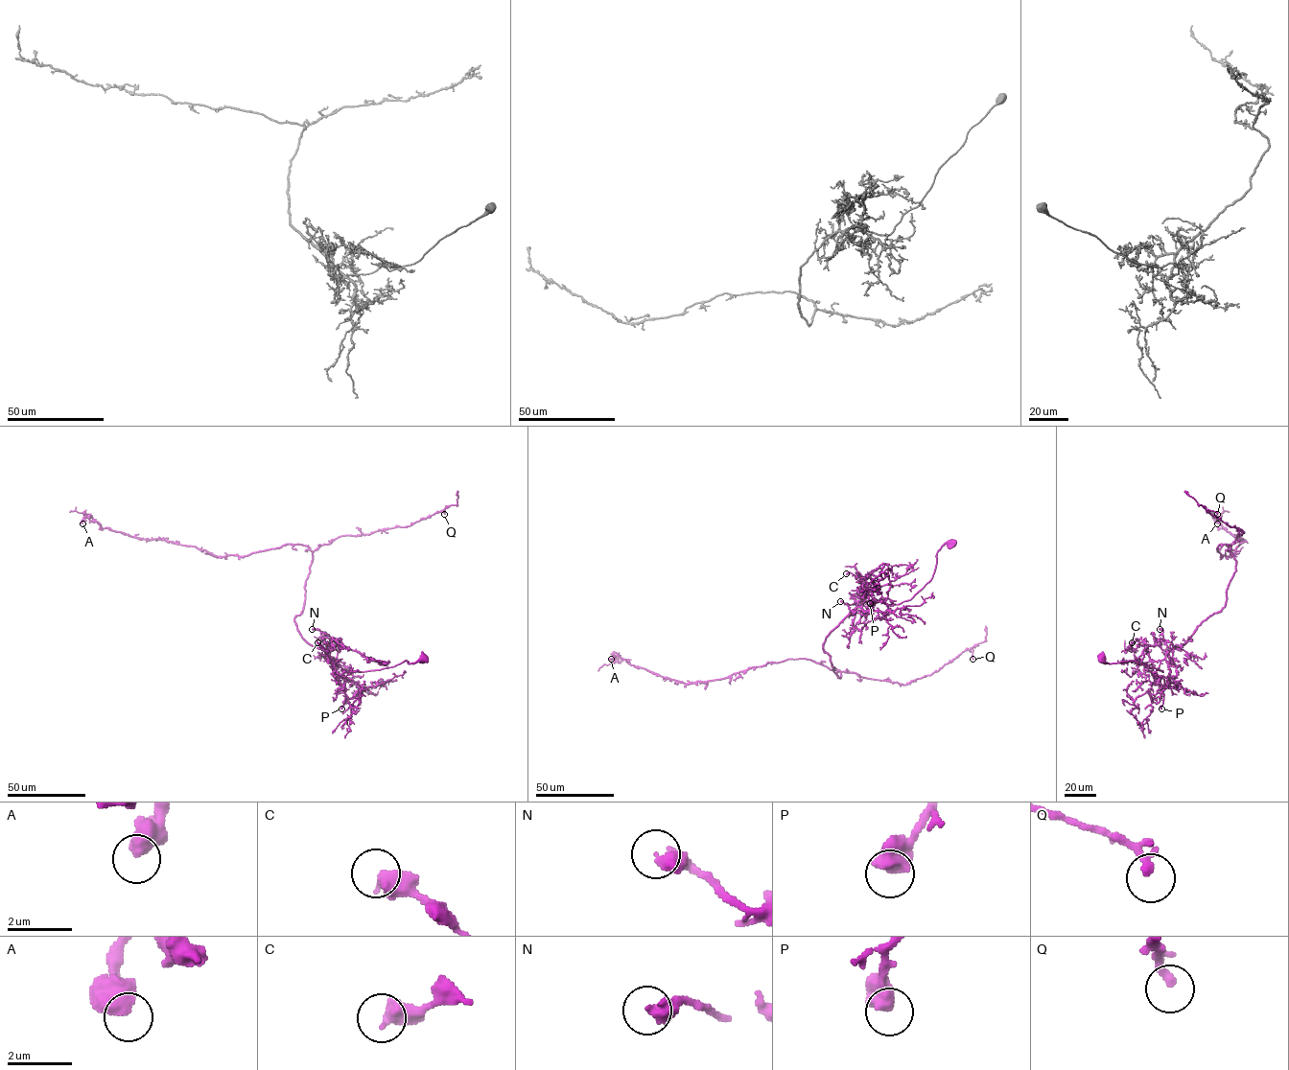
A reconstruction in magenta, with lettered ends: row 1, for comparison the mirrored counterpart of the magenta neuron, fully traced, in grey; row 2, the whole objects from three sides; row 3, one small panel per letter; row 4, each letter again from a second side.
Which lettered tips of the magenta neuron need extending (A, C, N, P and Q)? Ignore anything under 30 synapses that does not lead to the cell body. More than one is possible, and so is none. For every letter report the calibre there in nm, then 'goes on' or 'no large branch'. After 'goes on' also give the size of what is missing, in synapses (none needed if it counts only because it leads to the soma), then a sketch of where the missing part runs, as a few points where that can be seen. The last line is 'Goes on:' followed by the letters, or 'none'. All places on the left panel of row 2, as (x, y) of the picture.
A: 600 nm thick; no large branch
C: 550 nm thick; no large branch
N: 420 nm thick; no large branch
P: 700 nm thick; no large branch
Q: 190 nm thick; no large branch
Goes on: none

